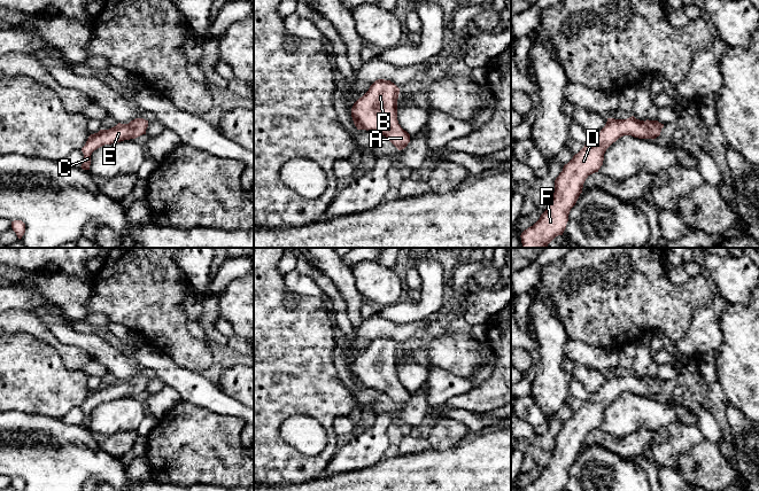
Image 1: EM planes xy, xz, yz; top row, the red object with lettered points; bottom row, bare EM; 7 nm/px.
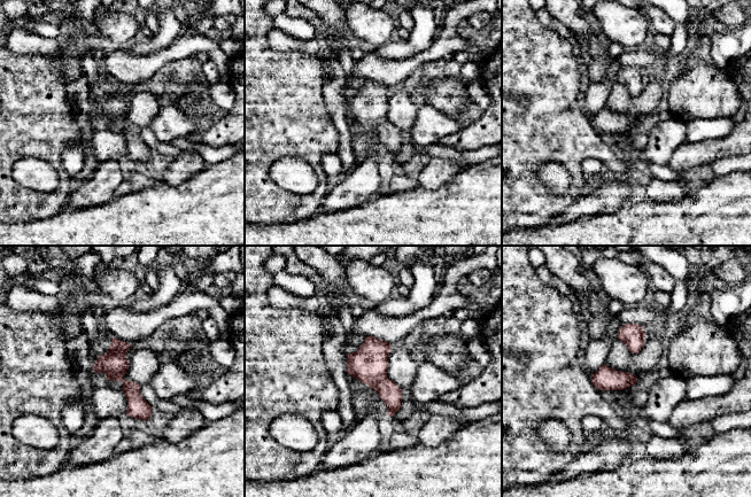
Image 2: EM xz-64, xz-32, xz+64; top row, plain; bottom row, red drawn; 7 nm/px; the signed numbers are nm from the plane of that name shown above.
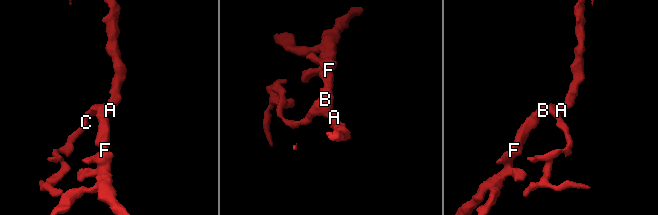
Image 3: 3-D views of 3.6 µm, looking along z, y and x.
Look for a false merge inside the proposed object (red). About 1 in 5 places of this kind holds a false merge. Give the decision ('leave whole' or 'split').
leave whole

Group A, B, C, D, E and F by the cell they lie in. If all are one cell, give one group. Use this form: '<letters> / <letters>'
A B C D E F

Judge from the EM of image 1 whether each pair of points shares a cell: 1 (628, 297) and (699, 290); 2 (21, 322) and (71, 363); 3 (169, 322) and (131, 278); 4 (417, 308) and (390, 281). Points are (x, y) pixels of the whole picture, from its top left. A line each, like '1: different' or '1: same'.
1: same
2: same
3: same
4: different

